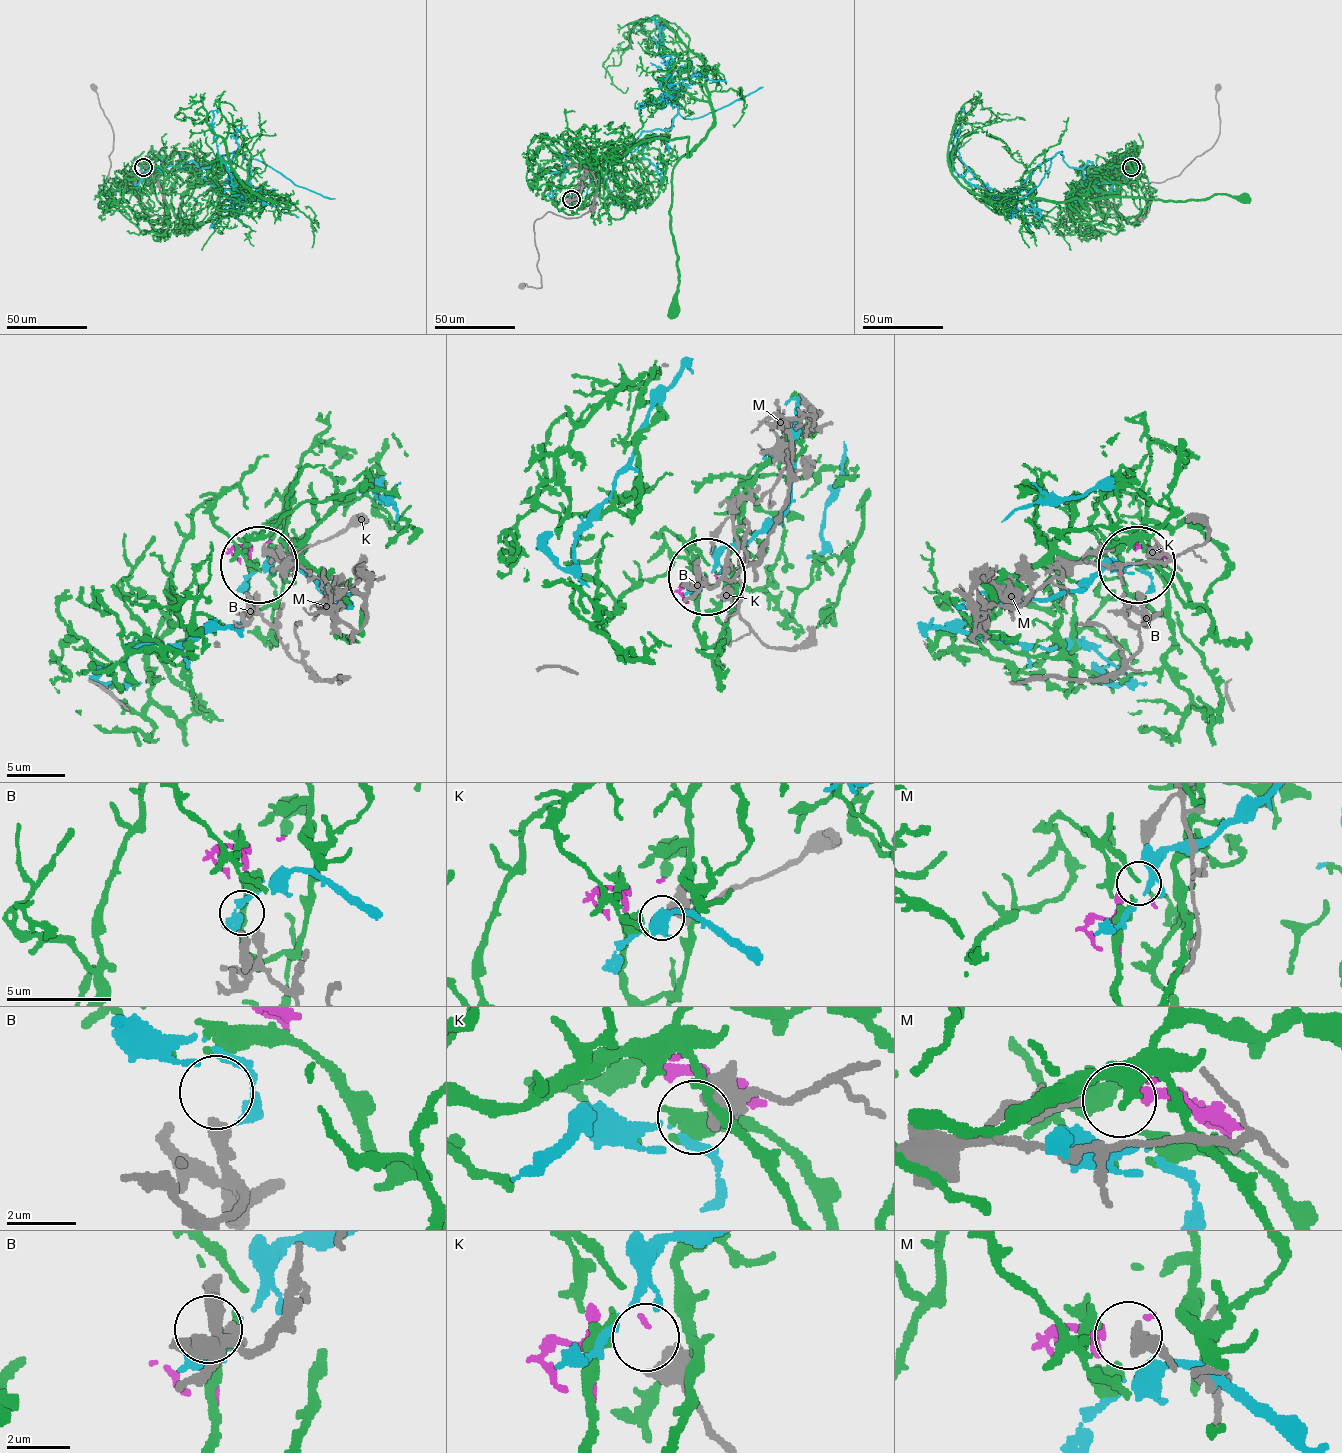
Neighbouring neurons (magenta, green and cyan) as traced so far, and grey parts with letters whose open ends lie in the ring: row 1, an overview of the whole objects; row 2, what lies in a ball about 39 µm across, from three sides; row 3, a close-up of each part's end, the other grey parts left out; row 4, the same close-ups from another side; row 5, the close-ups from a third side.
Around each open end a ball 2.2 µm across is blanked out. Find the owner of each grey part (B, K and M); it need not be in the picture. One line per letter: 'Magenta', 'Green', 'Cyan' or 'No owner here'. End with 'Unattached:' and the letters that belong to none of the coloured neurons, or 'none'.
B: Green
K: Cyan
M: Magenta
Unattached: none

